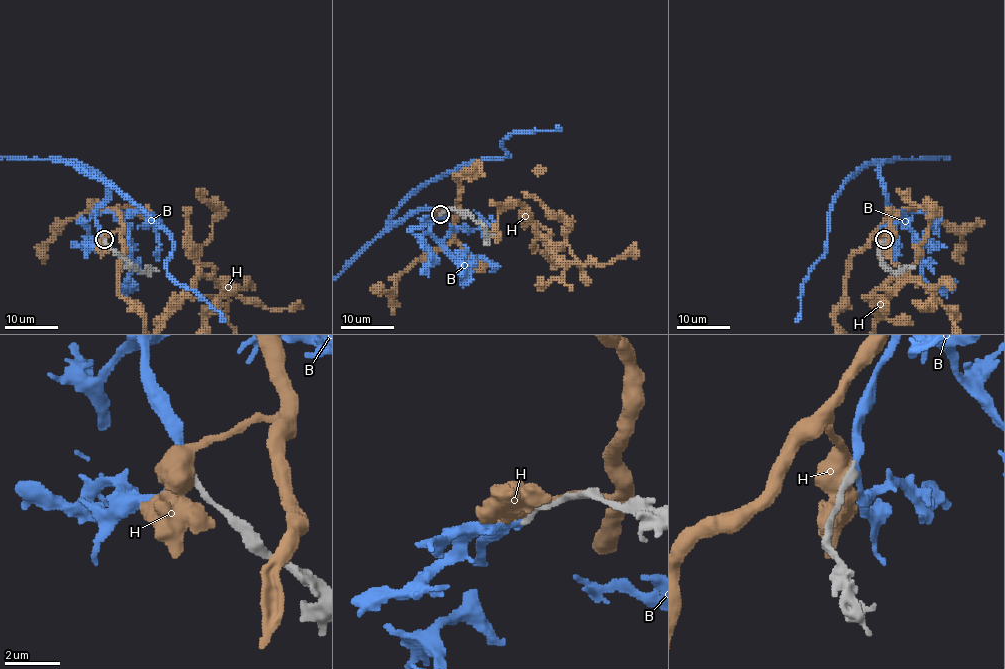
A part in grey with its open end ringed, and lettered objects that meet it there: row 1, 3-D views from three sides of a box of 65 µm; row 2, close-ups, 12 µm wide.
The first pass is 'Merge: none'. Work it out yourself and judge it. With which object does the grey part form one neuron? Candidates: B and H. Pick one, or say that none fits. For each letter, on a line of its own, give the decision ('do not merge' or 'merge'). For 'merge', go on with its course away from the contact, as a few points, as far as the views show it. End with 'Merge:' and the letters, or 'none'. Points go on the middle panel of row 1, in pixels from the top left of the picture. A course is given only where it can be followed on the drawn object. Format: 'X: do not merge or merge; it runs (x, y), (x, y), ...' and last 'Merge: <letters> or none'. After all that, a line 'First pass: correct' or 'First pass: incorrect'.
B: merge
H: do not merge
Merge: B
First pass: incorrect

